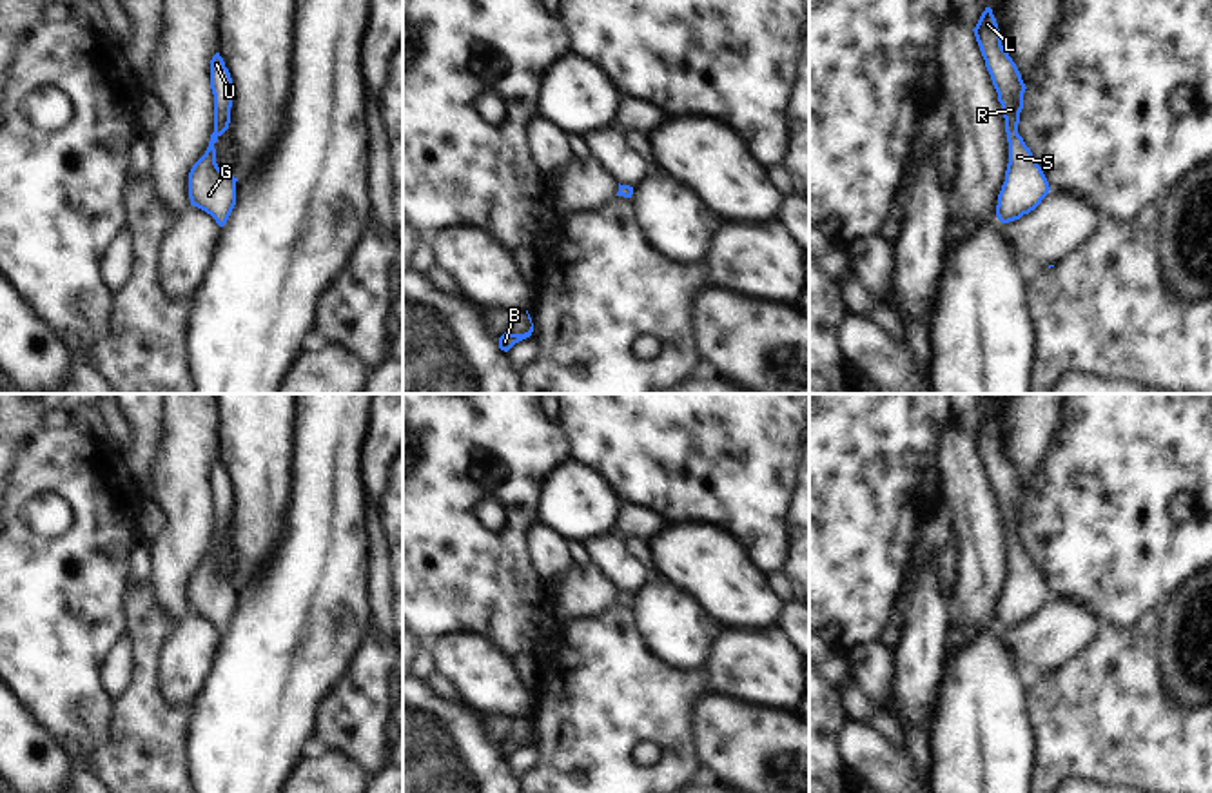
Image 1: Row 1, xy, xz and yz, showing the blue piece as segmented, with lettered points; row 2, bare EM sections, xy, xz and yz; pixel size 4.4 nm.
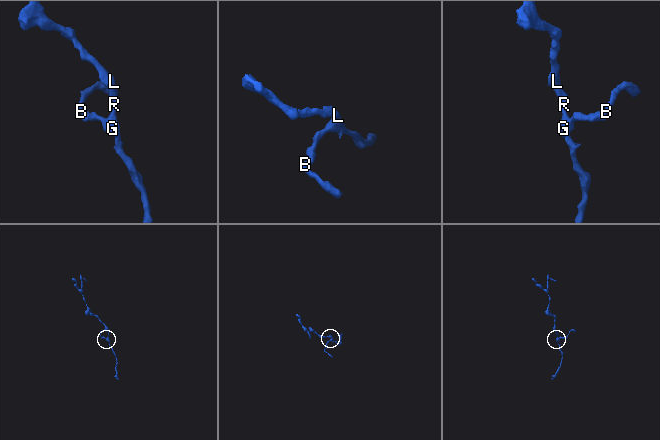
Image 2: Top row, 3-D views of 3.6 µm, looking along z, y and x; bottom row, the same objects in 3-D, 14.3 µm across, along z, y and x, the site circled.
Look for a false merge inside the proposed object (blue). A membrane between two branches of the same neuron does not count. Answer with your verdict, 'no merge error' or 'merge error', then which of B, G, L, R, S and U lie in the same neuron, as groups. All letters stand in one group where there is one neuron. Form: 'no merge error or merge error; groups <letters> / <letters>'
no merge error; groups B G L R S U

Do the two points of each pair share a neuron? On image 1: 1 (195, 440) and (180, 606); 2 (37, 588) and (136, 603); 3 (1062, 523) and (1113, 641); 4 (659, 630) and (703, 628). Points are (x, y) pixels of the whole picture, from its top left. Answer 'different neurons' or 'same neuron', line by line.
1: same neuron
2: different neurons
3: different neurons
4: same neuron

